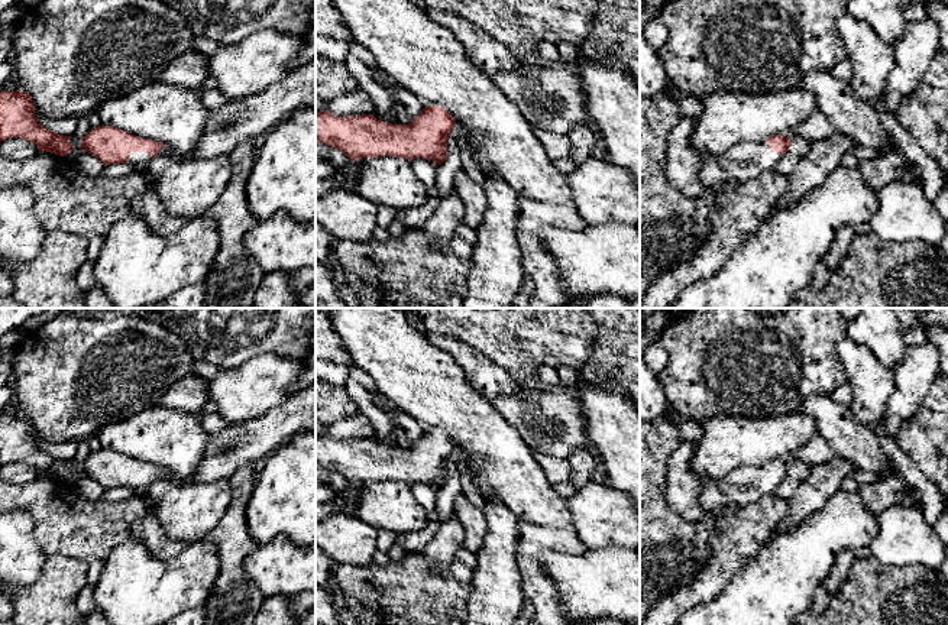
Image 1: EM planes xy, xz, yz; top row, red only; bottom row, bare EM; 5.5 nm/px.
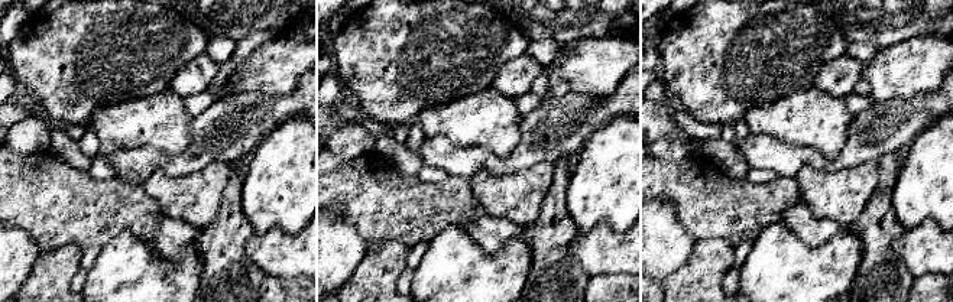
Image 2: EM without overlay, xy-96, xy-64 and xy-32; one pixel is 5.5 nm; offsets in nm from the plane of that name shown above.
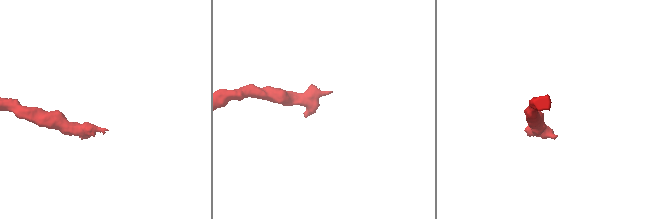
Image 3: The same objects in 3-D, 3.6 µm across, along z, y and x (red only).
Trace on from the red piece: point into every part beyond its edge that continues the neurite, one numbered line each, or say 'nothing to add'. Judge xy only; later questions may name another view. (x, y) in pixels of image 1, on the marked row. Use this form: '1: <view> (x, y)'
1: xy (138, 159)

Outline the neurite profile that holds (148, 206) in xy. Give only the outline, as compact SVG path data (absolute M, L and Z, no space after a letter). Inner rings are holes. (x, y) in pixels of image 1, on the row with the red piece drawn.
M152 187L133 200L132 211L139 214L161 237L174 236L188 223L185 218L171 216Z

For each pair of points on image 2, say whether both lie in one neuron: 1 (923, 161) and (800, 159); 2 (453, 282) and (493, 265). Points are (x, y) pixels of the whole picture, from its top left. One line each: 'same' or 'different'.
1: different
2: same

